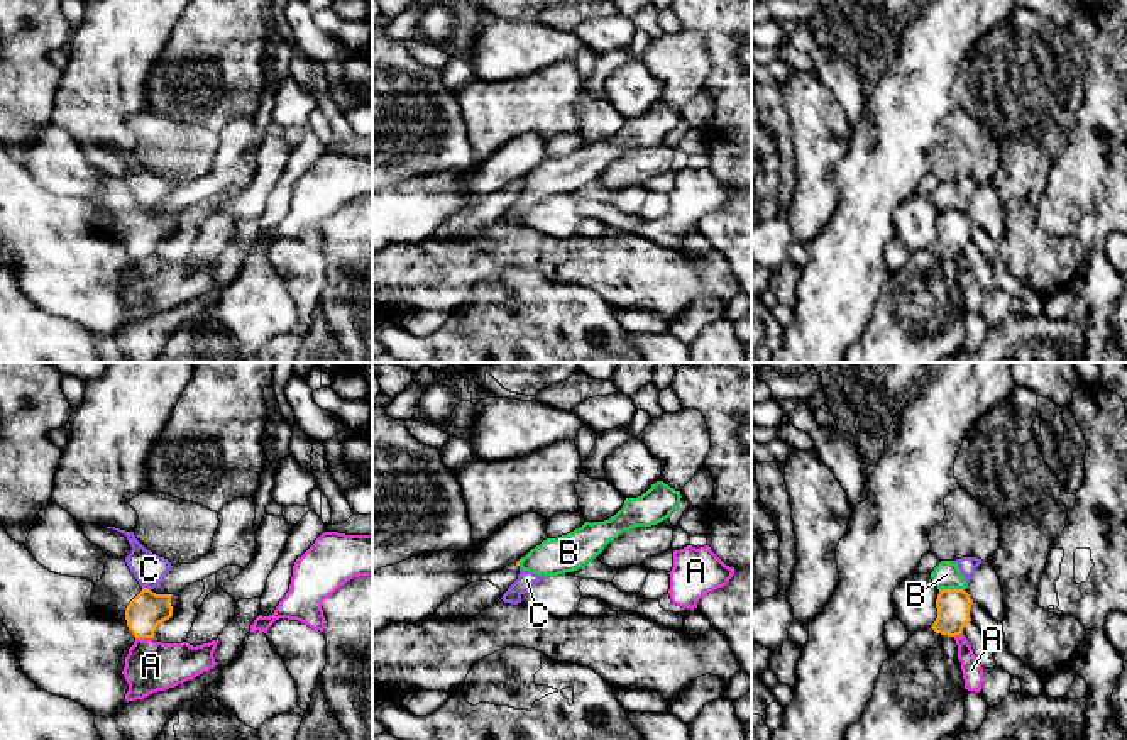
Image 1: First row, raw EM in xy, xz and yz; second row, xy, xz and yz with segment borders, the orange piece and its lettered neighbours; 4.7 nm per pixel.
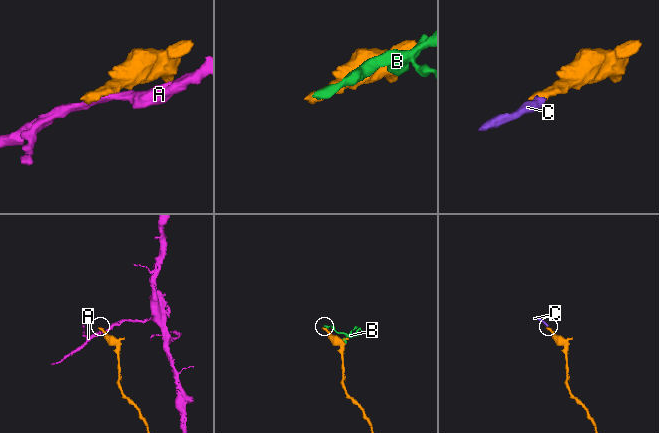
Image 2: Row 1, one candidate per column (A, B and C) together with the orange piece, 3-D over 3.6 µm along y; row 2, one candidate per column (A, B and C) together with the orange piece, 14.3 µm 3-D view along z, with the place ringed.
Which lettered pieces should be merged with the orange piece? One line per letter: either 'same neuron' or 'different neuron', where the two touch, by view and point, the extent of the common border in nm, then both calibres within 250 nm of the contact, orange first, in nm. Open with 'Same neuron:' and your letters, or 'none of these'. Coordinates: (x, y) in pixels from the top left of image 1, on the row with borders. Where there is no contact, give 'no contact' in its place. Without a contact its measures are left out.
Same neuron: none of these
A: different neuron | xy (144, 637) | 80 nm | 170/240 nm
B: different neuron | yz (951, 590) | 120 nm | 160/140 nm
C: different neuron | xy (146, 588) | 40 nm | 170/160 nm

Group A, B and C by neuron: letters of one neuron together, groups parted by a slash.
A / B C

